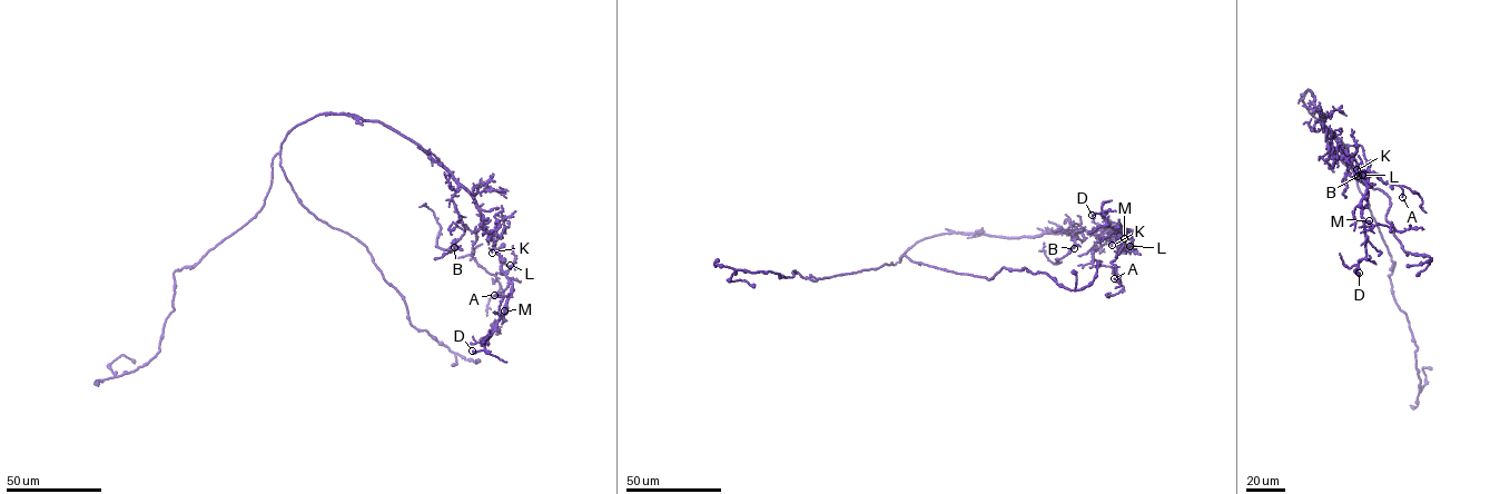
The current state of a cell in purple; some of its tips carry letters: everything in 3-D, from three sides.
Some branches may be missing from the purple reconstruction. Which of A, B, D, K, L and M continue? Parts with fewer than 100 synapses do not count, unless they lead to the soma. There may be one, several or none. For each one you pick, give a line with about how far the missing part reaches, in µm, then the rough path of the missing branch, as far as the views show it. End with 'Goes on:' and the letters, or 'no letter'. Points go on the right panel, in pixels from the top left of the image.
Goes on: no letter

